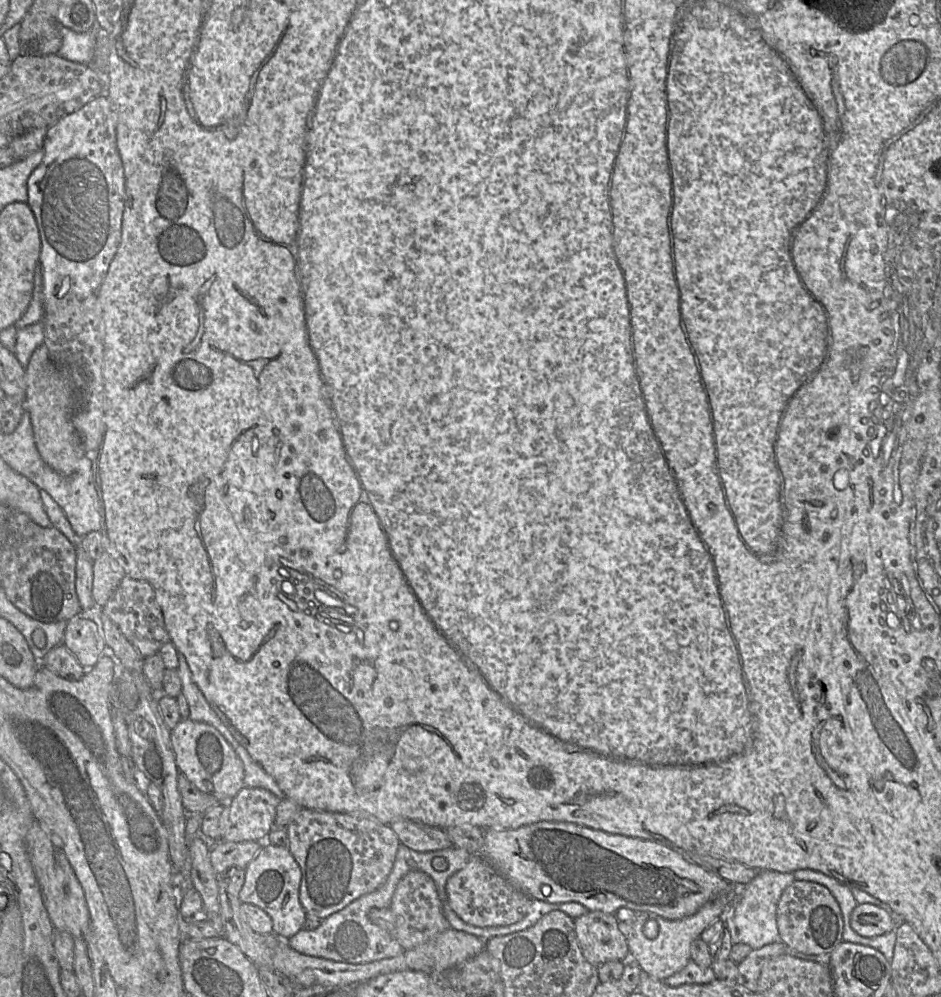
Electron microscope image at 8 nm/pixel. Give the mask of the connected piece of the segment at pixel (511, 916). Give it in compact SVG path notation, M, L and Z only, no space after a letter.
M472 854L465 867L449 877L446 892L453 912L465 923L476 927L514 924L525 917L529 908L529 897L480 854Z

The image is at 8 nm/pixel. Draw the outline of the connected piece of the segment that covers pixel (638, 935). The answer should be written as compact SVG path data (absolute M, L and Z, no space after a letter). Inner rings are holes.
M729 893L720 895L701 907L695 914L676 921L628 908L619 908L614 915L618 920L620 931L627 939L630 959L635 961L642 971L651 978L663 981L686 967L691 960L692 943L700 937L710 923L720 918L728 903ZM651 919L659 925L659 933L655 939L648 939L643 932L645 923Z

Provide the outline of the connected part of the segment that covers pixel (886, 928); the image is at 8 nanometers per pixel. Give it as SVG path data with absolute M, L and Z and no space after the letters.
M870 903L858 904L850 923L854 931L864 937L880 936L896 928L895 921L884 909Z

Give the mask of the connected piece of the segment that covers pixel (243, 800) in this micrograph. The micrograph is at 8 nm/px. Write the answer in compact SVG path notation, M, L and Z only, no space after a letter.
M242 788L238 794L227 803L228 819L225 830L218 842L265 841L274 829L276 808L281 802L277 796L263 788Z

